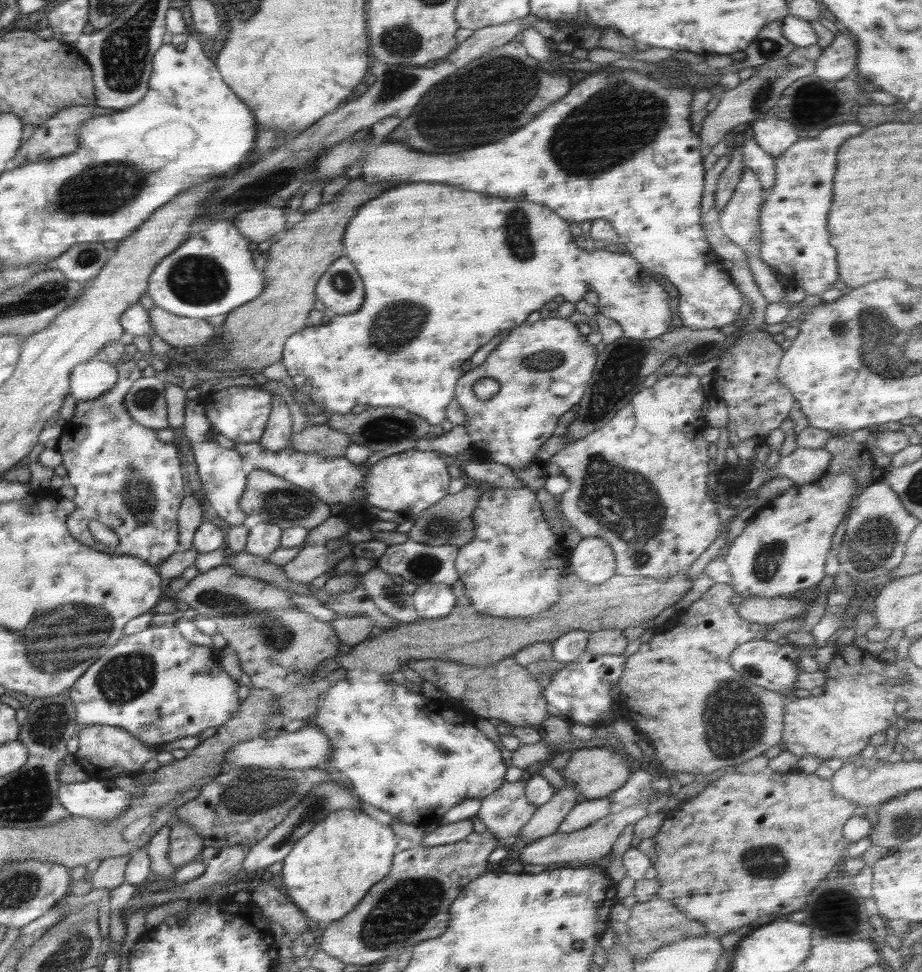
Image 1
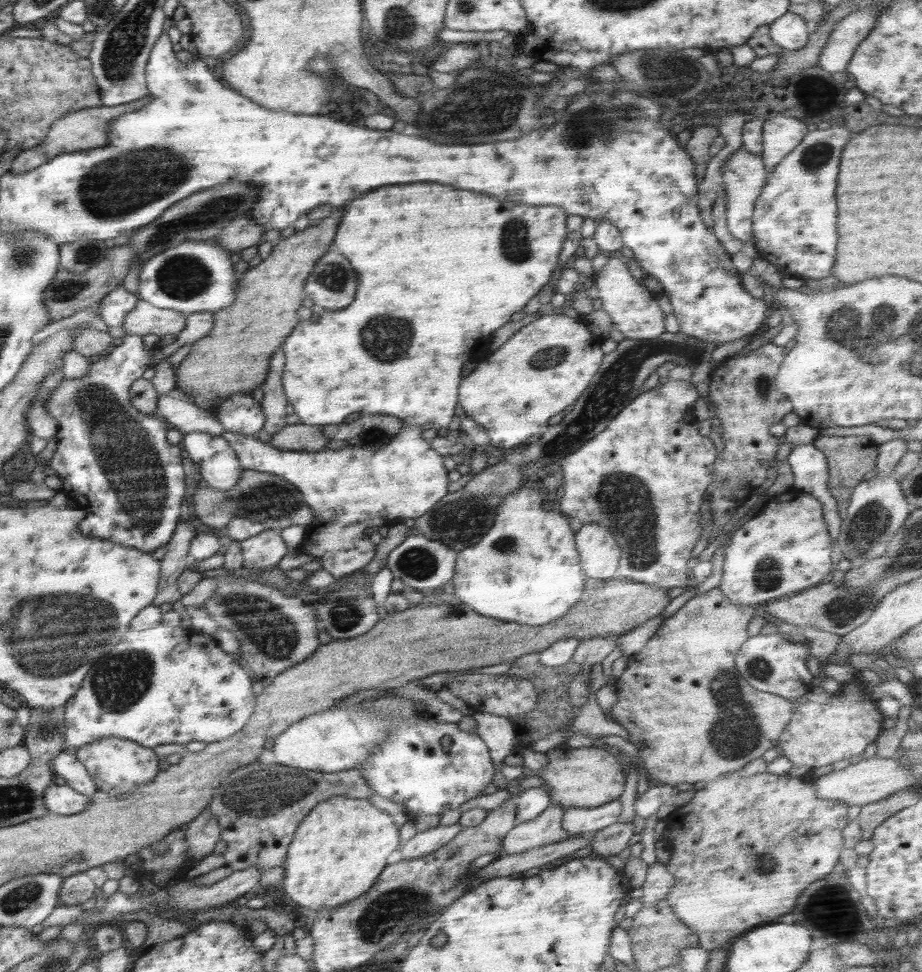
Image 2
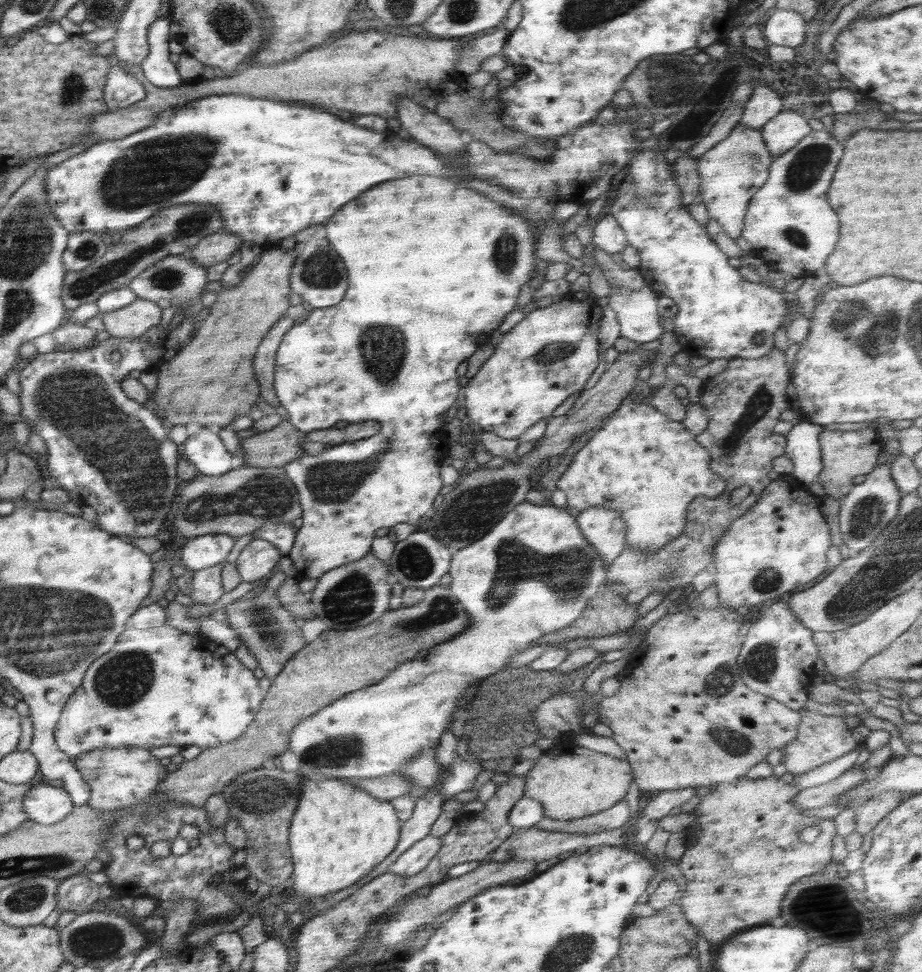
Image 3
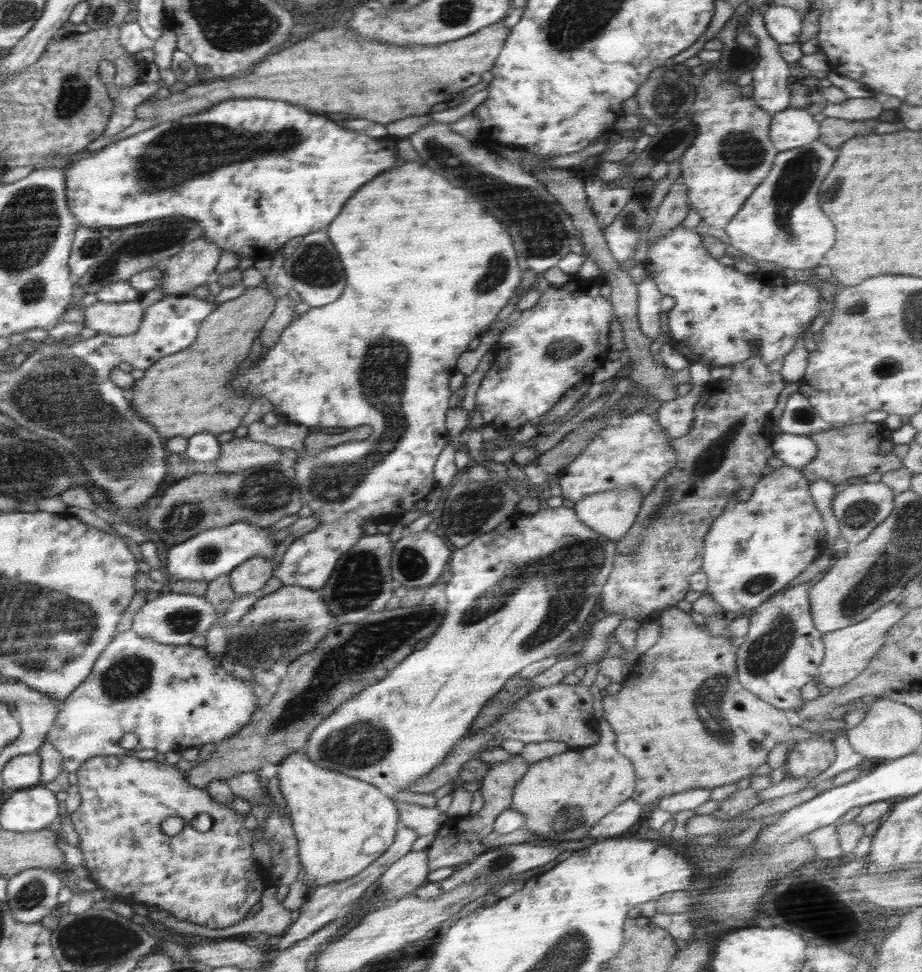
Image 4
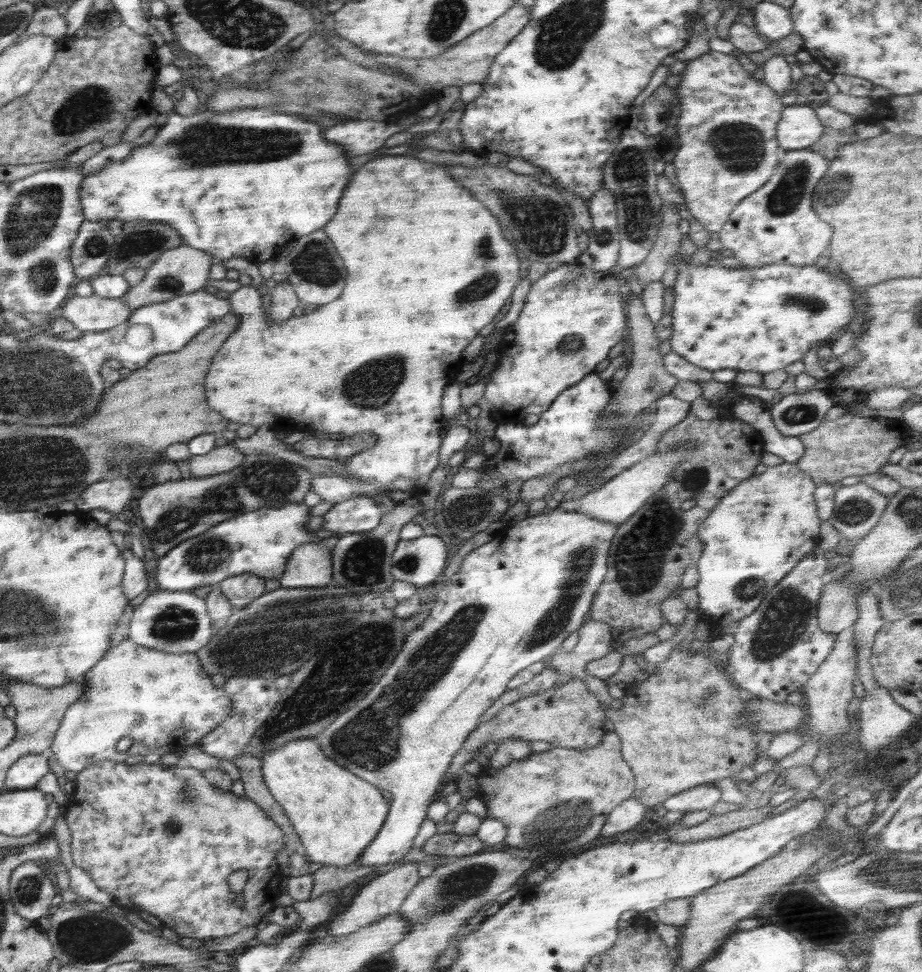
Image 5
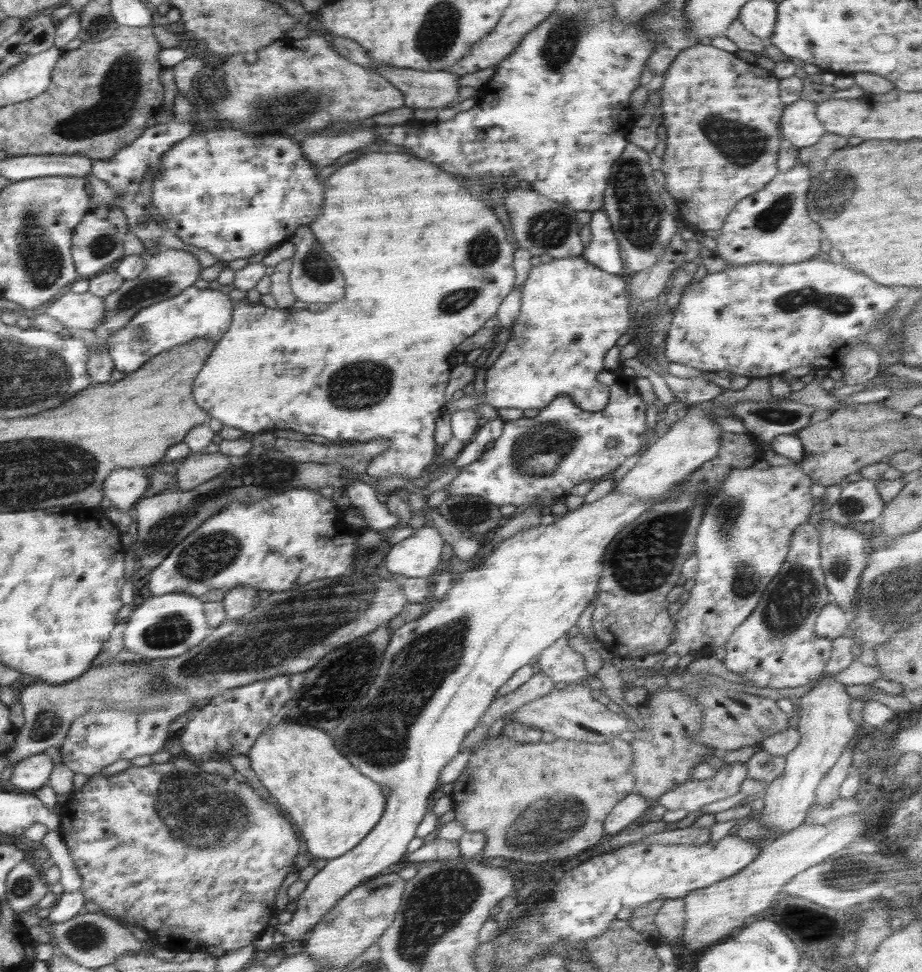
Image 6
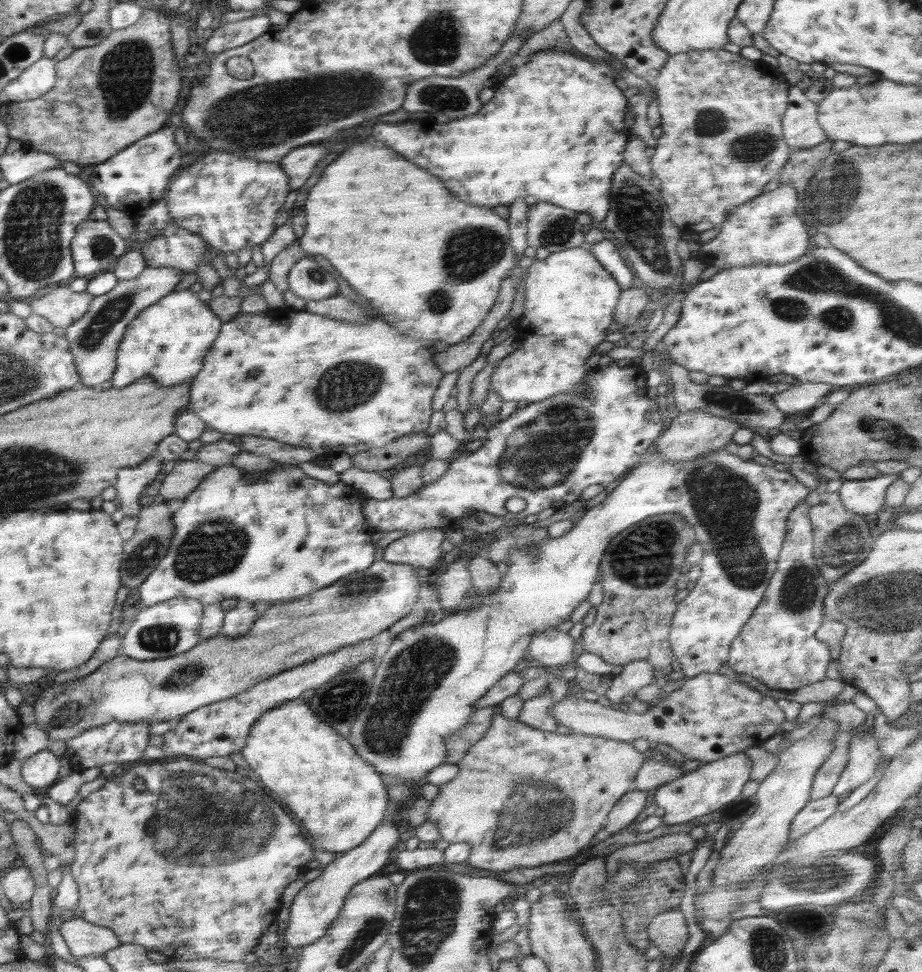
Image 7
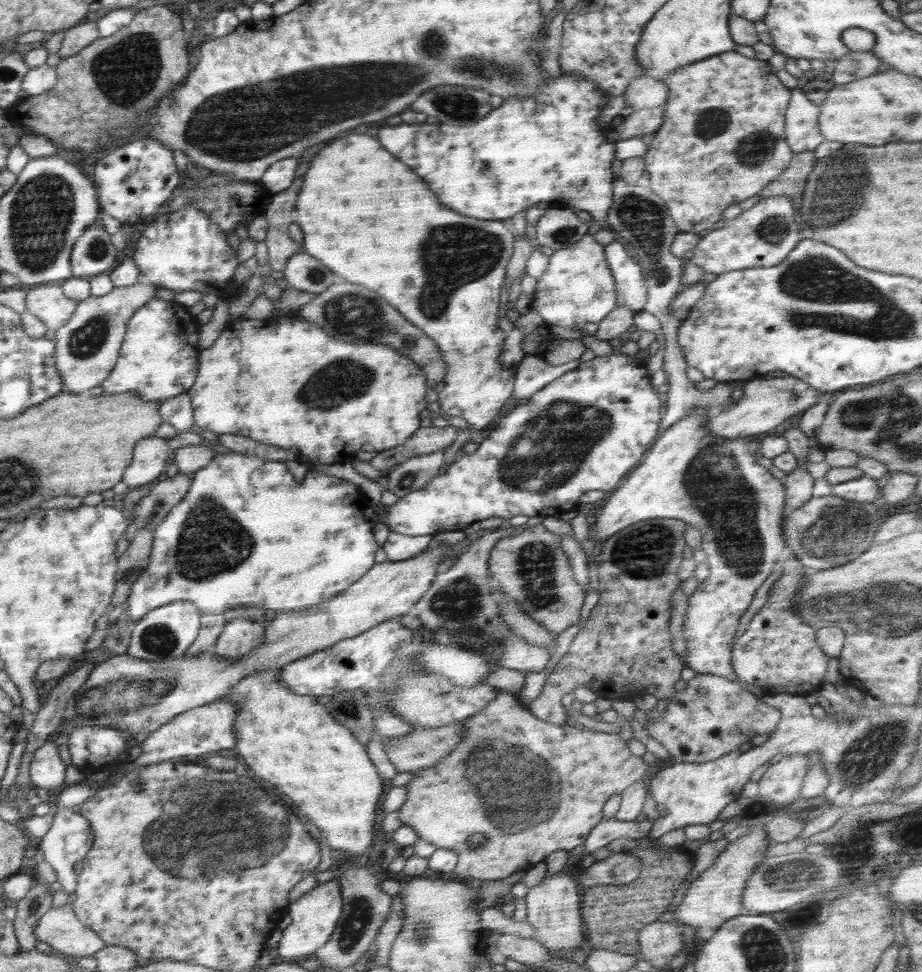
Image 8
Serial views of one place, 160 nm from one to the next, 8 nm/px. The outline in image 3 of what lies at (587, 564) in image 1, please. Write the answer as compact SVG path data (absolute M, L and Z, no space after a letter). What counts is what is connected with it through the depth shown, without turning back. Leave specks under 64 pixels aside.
M601 506L581 510L576 519L582 536L597 550L608 570L612 561L626 546L625 520L614 509Z

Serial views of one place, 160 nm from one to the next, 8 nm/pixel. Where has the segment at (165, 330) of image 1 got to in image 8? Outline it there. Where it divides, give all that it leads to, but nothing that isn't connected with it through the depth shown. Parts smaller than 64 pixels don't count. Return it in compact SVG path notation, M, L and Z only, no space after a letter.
M44 284L32 288L26 296L26 308L37 316L48 330L59 331L72 318L80 302L64 296L63 289L56 284Z

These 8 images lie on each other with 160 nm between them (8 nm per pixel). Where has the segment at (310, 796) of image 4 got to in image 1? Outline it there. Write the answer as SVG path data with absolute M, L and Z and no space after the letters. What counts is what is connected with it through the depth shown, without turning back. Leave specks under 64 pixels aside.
M336 810L297 840L284 858L280 876L285 893L315 927L342 919L390 872L398 842L390 826L363 811Z

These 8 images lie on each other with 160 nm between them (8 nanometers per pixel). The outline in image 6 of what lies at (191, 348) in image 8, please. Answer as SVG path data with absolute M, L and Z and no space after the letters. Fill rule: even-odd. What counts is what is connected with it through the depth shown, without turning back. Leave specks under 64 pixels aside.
M192 286L172 299L143 308L120 331L106 337L106 348L115 369L128 375L142 367L144 363L148 363L156 355L172 351L173 348L182 346L191 340L210 339L217 342L231 326L234 304L235 302L228 295L219 290L210 288L199 290ZM136 331L142 331L146 338L140 342L134 340Z

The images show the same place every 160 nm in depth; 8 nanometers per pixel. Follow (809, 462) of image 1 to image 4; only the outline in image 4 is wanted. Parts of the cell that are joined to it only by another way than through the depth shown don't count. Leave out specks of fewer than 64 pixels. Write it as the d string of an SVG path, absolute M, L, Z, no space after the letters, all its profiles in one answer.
M772 432L771 447L776 458L784 461L785 465L797 468L801 471L809 462L814 460L817 453L816 443L809 437L810 434L788 434Z

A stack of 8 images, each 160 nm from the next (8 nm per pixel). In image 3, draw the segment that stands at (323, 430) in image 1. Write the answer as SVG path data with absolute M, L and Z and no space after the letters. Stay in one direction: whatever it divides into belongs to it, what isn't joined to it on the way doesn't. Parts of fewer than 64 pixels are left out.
M283 419L276 427L272 429L256 433L249 438L242 439L240 448L244 451L244 464L239 465L248 467L284 467L290 461L305 458L306 454L301 444L306 441L305 434L307 432L297 429L290 420Z

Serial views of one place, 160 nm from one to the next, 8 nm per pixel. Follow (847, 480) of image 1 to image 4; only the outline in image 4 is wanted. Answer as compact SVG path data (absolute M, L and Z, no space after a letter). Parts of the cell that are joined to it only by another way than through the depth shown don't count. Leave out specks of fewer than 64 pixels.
M783 465L774 469L772 473L764 475L755 485L750 495L750 498L745 501L740 501L734 504L734 510L730 512L740 512L740 514L721 514L713 520L711 528L707 530L706 540L704 540L704 552L703 552L703 563L701 569L706 573L708 577L707 587L703 590L708 592L710 596L720 606L722 606L725 612L741 612L743 610L752 610L758 608L763 602L766 602L775 592L785 588L791 580L794 580L801 572L804 572L809 567L811 562L814 562L828 549L827 544L827 530L823 523L823 518L816 508L814 499L810 494L810 481L799 471L797 468Z

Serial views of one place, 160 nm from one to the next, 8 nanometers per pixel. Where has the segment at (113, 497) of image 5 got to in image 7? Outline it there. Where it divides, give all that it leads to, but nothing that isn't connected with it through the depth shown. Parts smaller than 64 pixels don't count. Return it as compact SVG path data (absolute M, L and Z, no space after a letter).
M158 454L149 456L142 463L129 466L118 472L116 488L116 503L126 516L119 524L120 536L123 540L134 537L135 528L138 522L138 515L141 511L141 504L138 499L143 494L143 490L156 477L162 474L162 459Z

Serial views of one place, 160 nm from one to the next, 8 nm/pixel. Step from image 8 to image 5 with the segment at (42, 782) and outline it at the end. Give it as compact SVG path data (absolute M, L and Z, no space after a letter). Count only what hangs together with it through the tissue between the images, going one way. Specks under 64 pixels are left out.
M48 753L32 754L16 760L7 772L7 791L20 791L37 788L48 774Z

